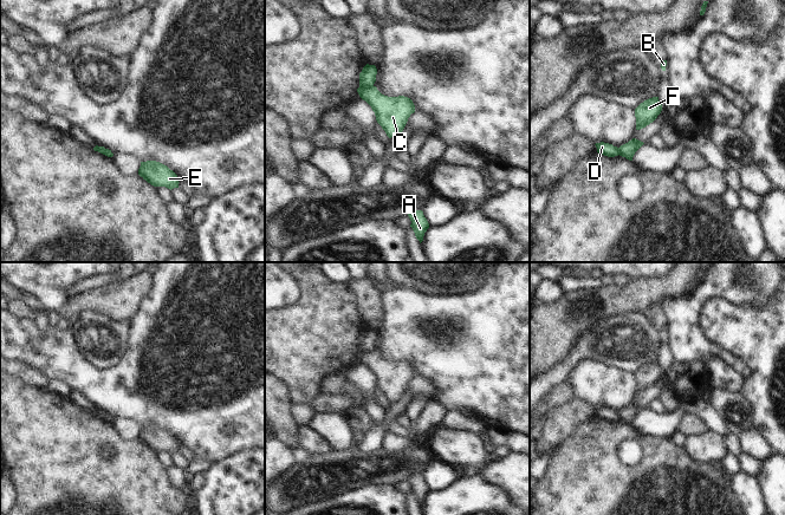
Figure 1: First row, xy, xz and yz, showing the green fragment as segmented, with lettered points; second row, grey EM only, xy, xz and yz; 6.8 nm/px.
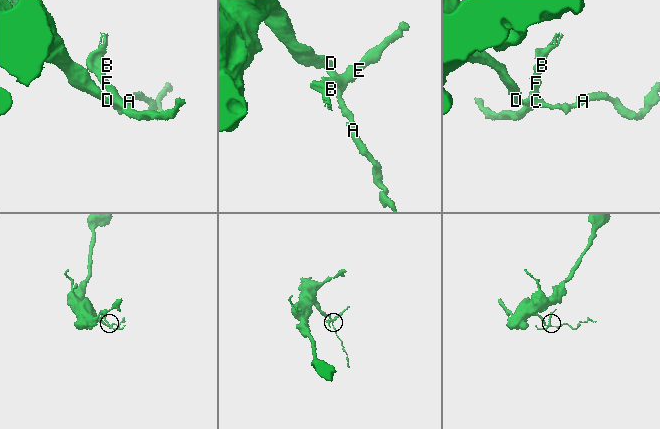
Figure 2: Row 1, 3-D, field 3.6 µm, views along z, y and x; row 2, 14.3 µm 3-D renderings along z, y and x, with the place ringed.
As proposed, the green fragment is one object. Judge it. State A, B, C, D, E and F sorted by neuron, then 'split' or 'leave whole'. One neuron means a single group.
groups A B C E F / D; split

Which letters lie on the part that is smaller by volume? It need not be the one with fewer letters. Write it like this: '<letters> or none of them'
A, B, C, E, F

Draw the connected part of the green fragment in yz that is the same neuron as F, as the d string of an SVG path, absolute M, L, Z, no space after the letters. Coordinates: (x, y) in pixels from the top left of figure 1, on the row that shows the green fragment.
M653 97L641 103L635 109L636 130L641 130L653 123L662 111L659 97Z

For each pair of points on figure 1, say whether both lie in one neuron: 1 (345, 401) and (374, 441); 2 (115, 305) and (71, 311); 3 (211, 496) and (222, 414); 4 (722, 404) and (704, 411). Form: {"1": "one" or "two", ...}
{"1": "two", "2": "one", "3": "two", "4": "two"}

